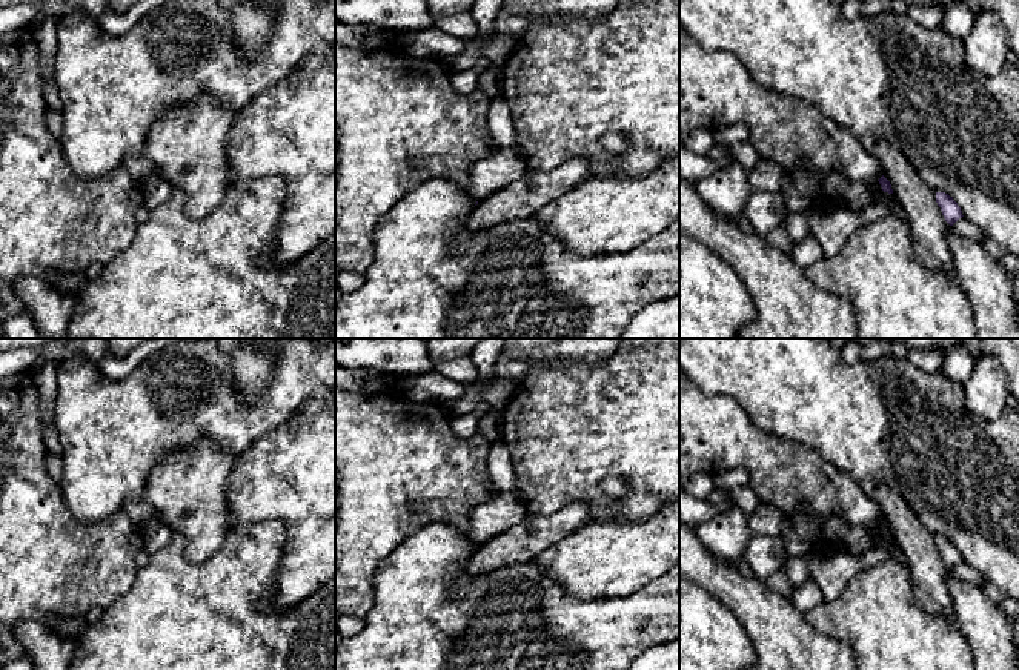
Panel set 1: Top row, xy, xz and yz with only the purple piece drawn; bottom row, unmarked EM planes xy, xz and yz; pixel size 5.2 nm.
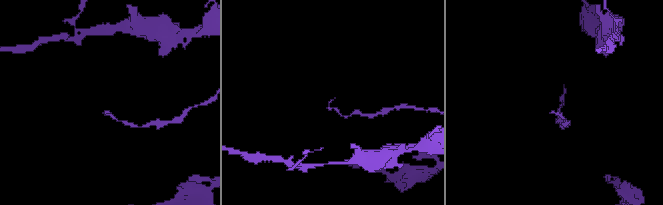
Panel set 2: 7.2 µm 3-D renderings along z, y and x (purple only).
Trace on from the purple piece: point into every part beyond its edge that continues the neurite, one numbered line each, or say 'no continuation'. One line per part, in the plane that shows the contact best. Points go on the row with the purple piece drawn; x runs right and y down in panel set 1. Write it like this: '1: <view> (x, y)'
no continuation

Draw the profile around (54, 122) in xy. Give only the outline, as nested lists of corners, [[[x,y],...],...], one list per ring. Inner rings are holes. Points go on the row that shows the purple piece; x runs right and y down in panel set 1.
[[[49,108],[46,114],[46,124],[52,135],[55,135],[60,140],[63,131],[63,120],[60,117],[60,112]]]

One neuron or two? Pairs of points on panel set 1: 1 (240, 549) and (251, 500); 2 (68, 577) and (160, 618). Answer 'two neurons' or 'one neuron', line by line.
1: two neurons
2: two neurons

